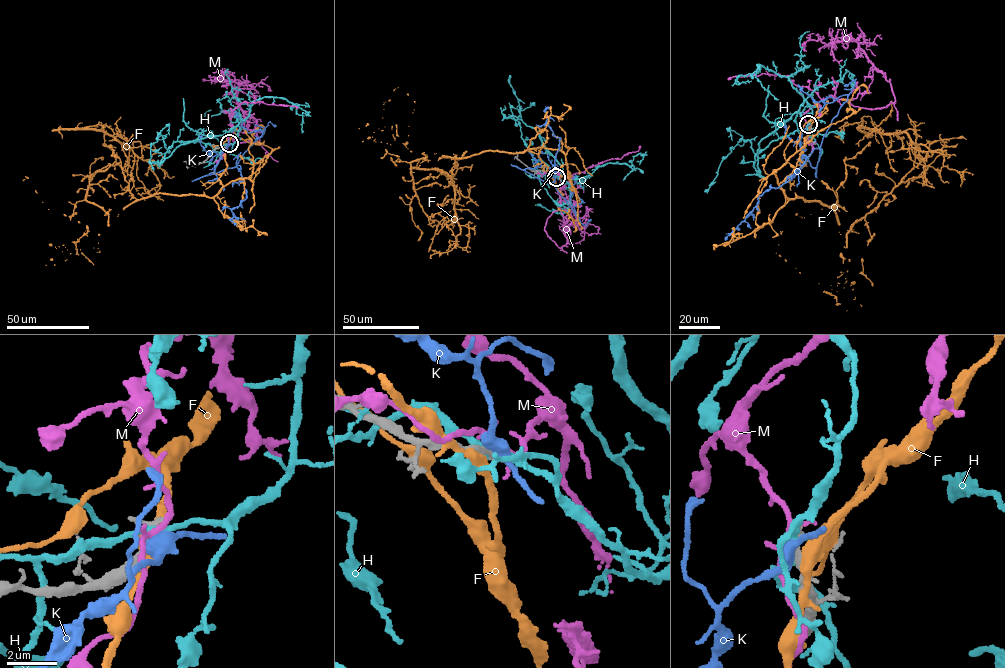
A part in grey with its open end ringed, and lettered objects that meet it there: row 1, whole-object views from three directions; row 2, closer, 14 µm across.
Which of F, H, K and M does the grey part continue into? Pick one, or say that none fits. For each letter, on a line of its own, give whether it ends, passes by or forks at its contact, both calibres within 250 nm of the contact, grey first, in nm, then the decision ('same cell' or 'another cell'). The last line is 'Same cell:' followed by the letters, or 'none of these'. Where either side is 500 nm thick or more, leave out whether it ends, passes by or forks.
F: it passes by; calibres 260 and 440 nm; another cell
H: it passes by; calibres 280 and 260 nm; another cell
K: it forks; calibres 220 and 360 nm; another cell
M: it passes by; calibres 150 and 200 nm; another cell
Same cell: none of these

